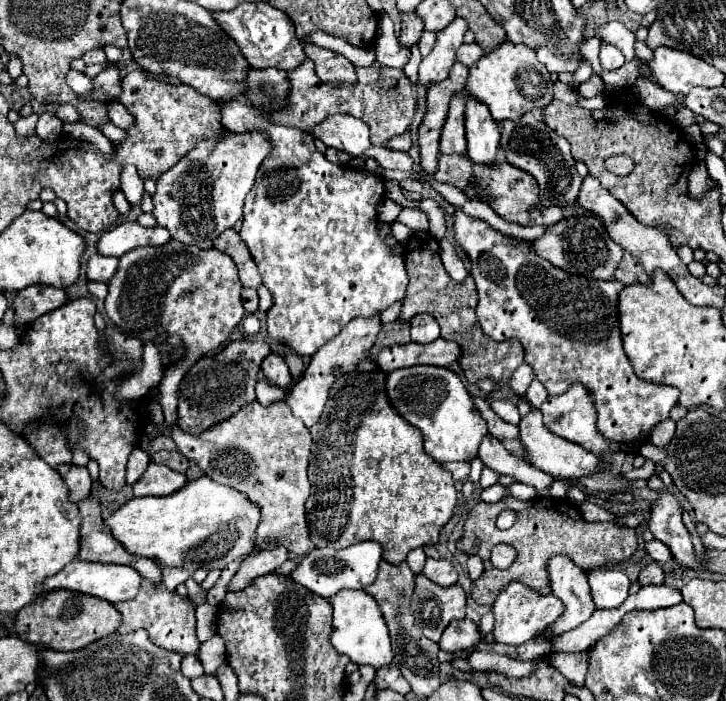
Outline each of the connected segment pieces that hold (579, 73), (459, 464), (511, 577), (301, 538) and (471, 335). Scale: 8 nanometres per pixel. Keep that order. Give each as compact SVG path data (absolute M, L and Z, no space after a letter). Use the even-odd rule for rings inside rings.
M584 59L579 68L573 73L573 75L559 75L559 81L565 81L565 83L571 83L571 81L589 81L589 77L593 75L593 67L586 59Z
M453 461L442 464L444 469L447 469L455 482L464 481L470 473L470 463L467 461Z
M507 495L497 503L479 501L471 509L465 521L463 539L457 543L457 547L469 555L479 555L483 559L485 571L473 583L473 599L477 603L487 605L497 599L505 583L513 583L513 581L519 581L539 593L553 593L553 589L549 587L549 571L547 571L549 555L567 555L577 567L589 571L593 567L605 567L605 565L617 565L629 561L637 551L637 537L633 529L619 529L613 523L601 523L601 521L595 523L585 521L581 511L573 511L573 507L567 501L553 501L553 505L537 505L537 501L519 501L513 495ZM503 509L513 509L519 513L519 519L507 531L499 531L495 525L495 519ZM475 539L481 541L479 547L473 547ZM499 543L507 543L517 551L515 561L507 569L497 569L489 559L491 549Z
M257 401L243 405L227 421L215 425L199 437L187 435L175 423L153 423L143 425L145 435L169 435L177 449L185 457L199 463L199 467L221 485L229 485L245 493L253 503L261 507L261 521L257 527L255 551L275 549L279 545L287 547L291 553L303 555L315 549L309 541L307 521L305 521L305 501L309 497L307 479L307 457L311 435L301 419L293 417L285 403L275 403L269 407Z
M415 233L409 239L407 251L405 251L405 263L407 263L409 287L407 287L403 309L401 309L399 317L409 321L413 315L419 315L419 313L433 315L441 325L441 337L461 345L461 349L465 353L463 359L461 359L461 367L465 371L465 377L471 383L477 383L479 379L491 377L497 391L501 391L507 397L515 397L517 401L521 399L525 403L529 403L527 395L519 395L509 387L511 375L525 361L523 347L517 341L497 343L481 331L481 325L475 319L477 289L475 289L473 279L467 277L463 283L455 283L453 279L447 281L447 273L443 269L441 257L439 257L439 245L437 245L437 239L431 233Z

